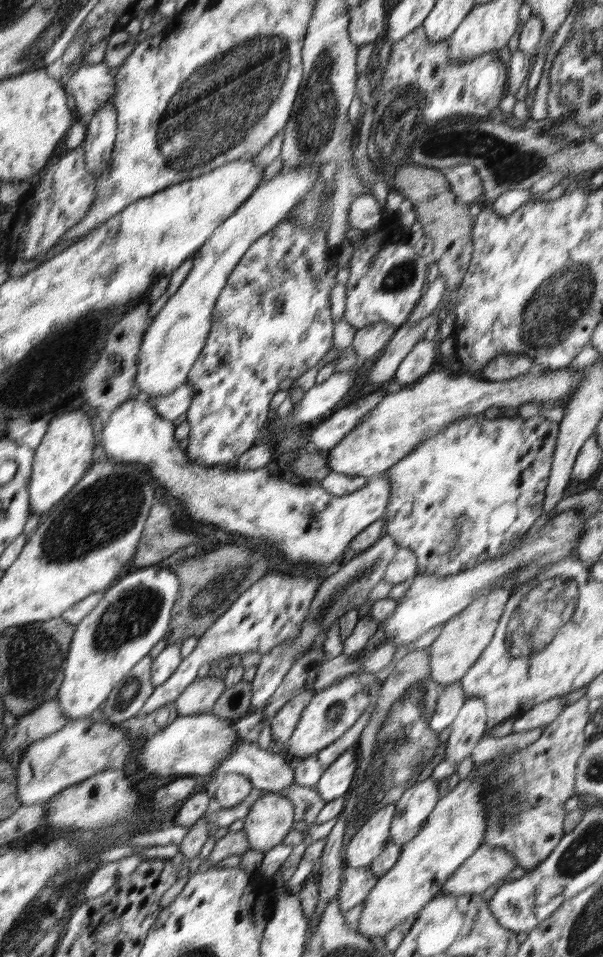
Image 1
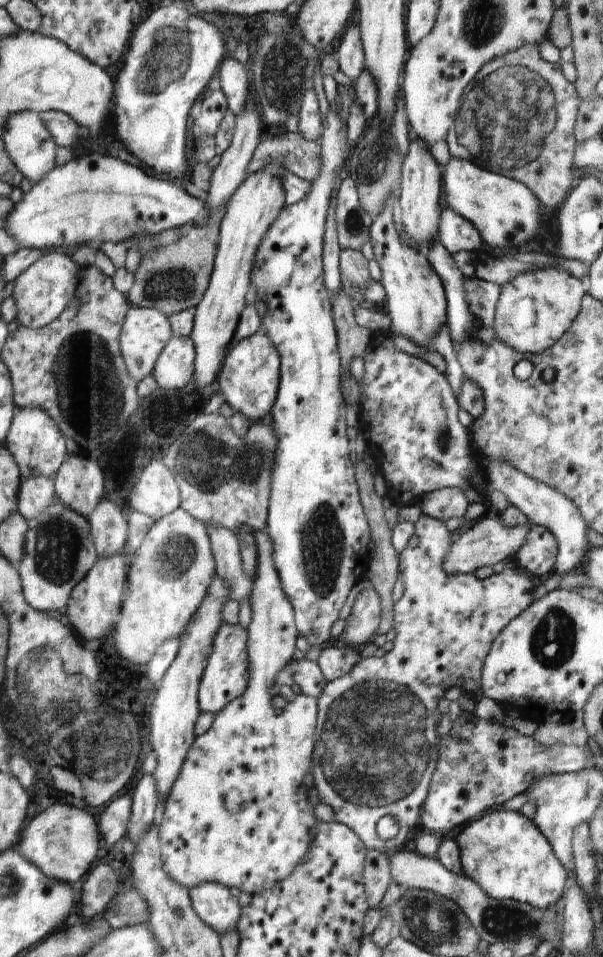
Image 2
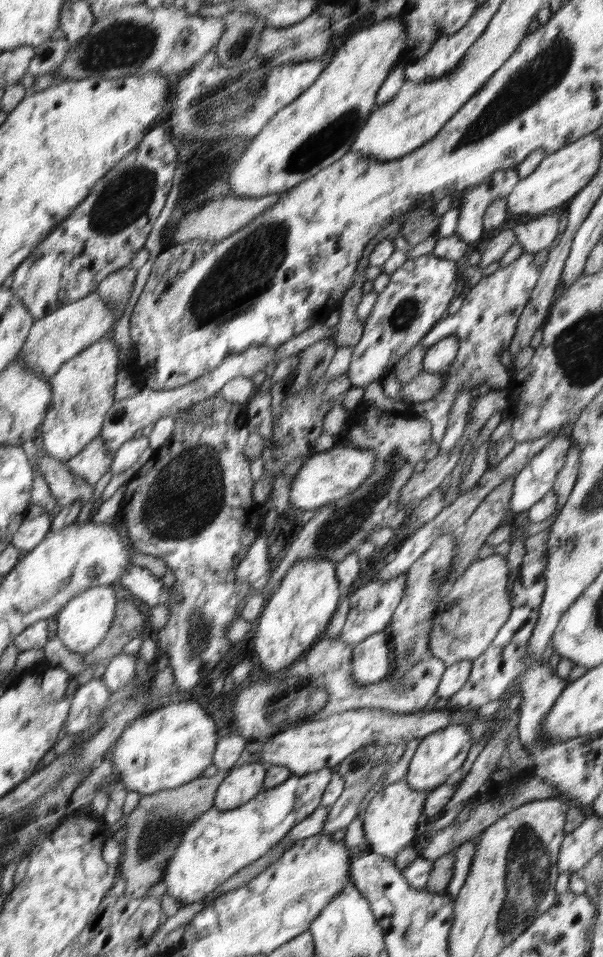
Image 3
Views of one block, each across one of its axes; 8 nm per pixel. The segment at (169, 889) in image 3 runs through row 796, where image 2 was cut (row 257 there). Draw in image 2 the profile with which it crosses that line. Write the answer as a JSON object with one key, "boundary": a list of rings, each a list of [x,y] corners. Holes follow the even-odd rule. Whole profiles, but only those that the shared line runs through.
{"boundary":[[[336,98],[335,106],[329,108],[329,112],[326,114],[325,122],[321,130],[322,140],[319,144],[321,151],[320,172],[318,172],[318,176],[316,176],[311,183],[308,194],[299,202],[286,205],[282,212],[280,212],[280,216],[272,222],[272,226],[268,228],[268,232],[264,234],[264,238],[262,238],[258,250],[256,250],[256,262],[254,263],[254,268],[252,268],[251,284],[251,287],[255,289],[258,294],[258,299],[266,304],[266,316],[262,318],[261,327],[266,334],[268,334],[268,338],[272,340],[272,344],[276,346],[278,356],[280,356],[280,386],[278,386],[278,396],[276,396],[276,402],[269,417],[269,422],[272,424],[274,432],[276,432],[278,444],[276,444],[276,454],[274,454],[272,484],[270,484],[270,504],[268,506],[268,518],[266,520],[265,532],[268,532],[268,536],[270,536],[270,540],[272,540],[272,550],[274,550],[274,552],[272,552],[272,560],[274,560],[274,568],[276,568],[276,572],[278,572],[282,590],[284,590],[284,594],[288,596],[288,600],[290,600],[290,604],[292,604],[294,608],[294,619],[298,633],[306,637],[310,647],[320,646],[320,644],[324,644],[324,642],[329,640],[332,626],[334,622],[338,620],[340,611],[346,600],[348,600],[350,591],[359,580],[364,577],[366,570],[369,569],[369,563],[372,558],[372,553],[368,550],[368,543],[371,539],[370,524],[368,524],[368,518],[366,518],[362,500],[360,500],[360,494],[356,485],[355,468],[354,464],[350,462],[350,448],[347,446],[350,441],[347,436],[347,422],[344,416],[347,405],[345,404],[341,391],[342,372],[337,348],[337,331],[334,325],[333,315],[331,314],[332,299],[329,297],[323,282],[324,268],[322,250],[324,250],[324,230],[326,230],[328,204],[330,204],[330,196],[332,196],[332,190],[334,190],[334,184],[336,184],[338,170],[347,167],[348,126],[346,126],[346,120],[342,122],[342,120],[338,118],[338,110],[340,110],[340,100]]]}

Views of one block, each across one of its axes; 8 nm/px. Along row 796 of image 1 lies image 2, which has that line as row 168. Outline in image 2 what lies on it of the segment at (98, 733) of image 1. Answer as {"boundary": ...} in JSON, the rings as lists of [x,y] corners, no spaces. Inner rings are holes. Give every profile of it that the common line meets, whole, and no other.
{"boundary":[[[24,110],[24,112],[18,112],[18,114],[10,114],[2,140],[10,160],[20,170],[23,178],[32,180],[34,184],[40,182],[40,178],[46,178],[47,174],[50,174],[58,166],[56,164],[58,144],[52,138],[52,134],[48,132],[48,128],[44,126],[44,120],[38,112]]]}

